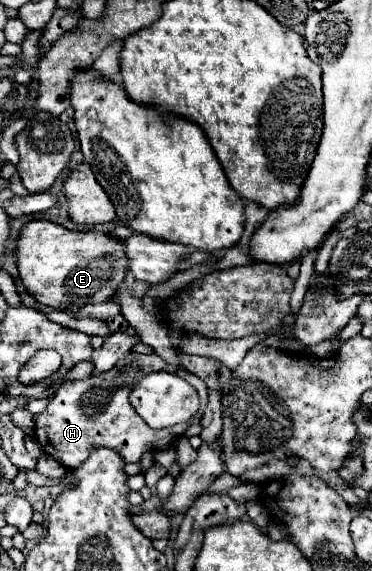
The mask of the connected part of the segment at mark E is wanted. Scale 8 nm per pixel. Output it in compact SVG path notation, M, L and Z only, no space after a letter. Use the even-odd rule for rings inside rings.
M28 221L16 239L16 265L26 293L38 303L76 313L88 303L104 303L128 273L124 245L100 231L70 231L50 221Z

